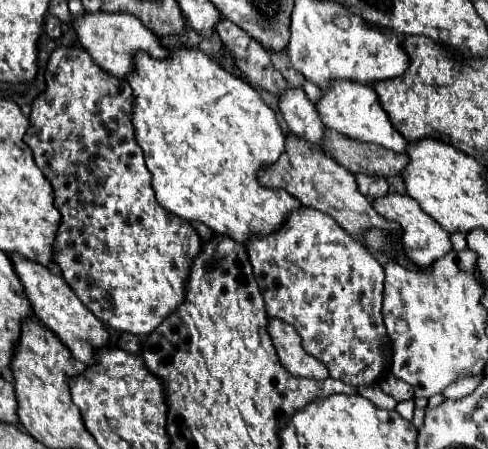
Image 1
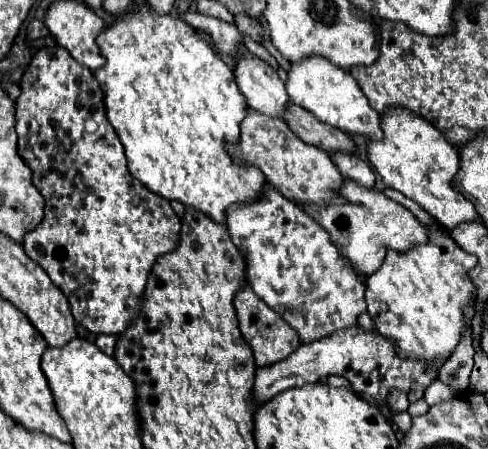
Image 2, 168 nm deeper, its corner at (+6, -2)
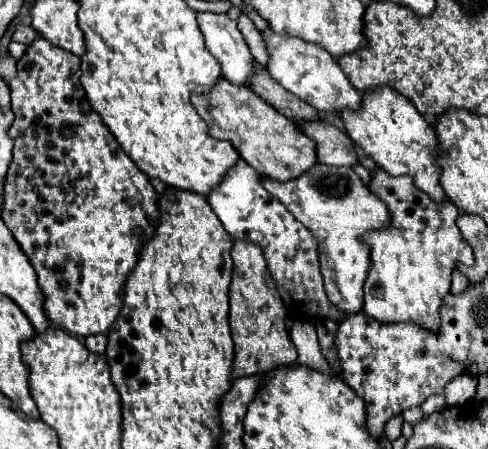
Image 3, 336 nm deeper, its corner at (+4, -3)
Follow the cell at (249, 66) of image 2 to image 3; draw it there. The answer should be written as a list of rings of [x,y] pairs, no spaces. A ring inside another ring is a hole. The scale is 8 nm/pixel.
[[[199,12],[197,22],[209,52],[213,52],[213,56],[221,62],[225,80],[235,86],[251,88],[251,76],[255,74],[257,60],[239,32],[237,20],[231,20],[227,14]]]

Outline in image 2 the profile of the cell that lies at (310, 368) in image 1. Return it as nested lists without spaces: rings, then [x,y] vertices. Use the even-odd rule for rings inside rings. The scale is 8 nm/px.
[[[245,283],[237,295],[235,295],[235,311],[237,311],[237,319],[239,319],[239,327],[241,327],[241,335],[243,339],[249,343],[251,351],[253,351],[253,357],[255,357],[255,363],[257,367],[265,367],[265,365],[273,365],[281,359],[287,359],[291,351],[295,351],[301,341],[299,341],[299,335],[297,331],[293,331],[293,327],[289,327],[281,315],[277,315],[271,307],[267,307],[263,303],[263,299],[259,299],[249,283]]]

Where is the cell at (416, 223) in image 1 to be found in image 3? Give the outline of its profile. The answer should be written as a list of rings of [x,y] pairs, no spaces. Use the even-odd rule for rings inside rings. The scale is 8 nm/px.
[[[317,164],[311,172],[307,172],[307,176],[299,176],[299,180],[279,184],[275,180],[263,178],[263,184],[265,190],[281,200],[285,208],[317,238],[329,300],[349,314],[359,312],[363,308],[363,284],[371,268],[371,248],[367,242],[363,242],[361,236],[369,230],[391,226],[391,212],[387,204],[369,192],[353,168],[343,166],[337,168]]]

